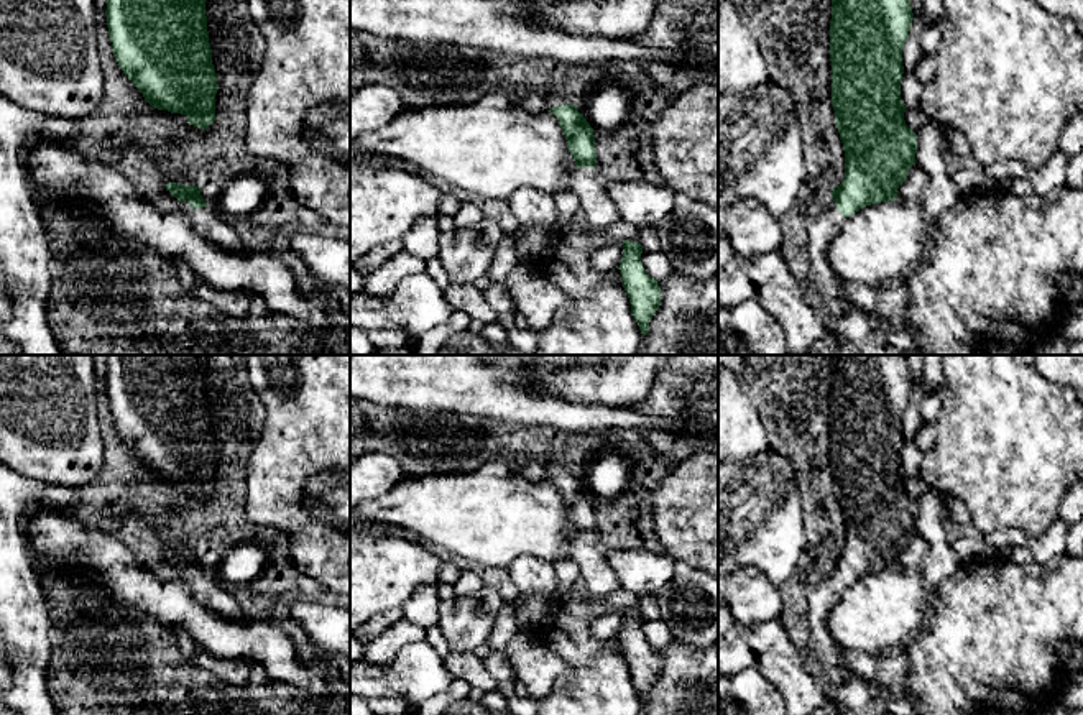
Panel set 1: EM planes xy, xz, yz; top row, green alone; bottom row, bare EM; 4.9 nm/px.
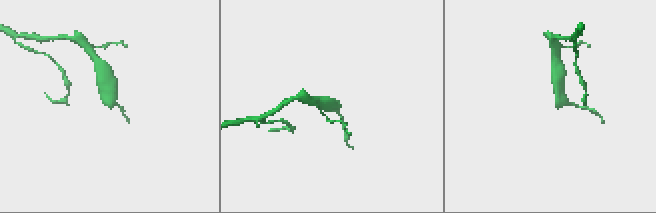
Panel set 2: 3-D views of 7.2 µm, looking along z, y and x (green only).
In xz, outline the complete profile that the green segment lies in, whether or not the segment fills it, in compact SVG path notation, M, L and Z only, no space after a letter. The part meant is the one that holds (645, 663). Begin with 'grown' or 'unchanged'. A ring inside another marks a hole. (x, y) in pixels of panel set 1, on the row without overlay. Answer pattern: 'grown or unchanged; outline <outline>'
unchanged; outline M623 610L623 626L620 630L620 641L623 656L631 671L631 682L634 684L643 705L649 699L649 689L661 672L661 656L657 648L651 646L641 631L643 615L638 610Z

